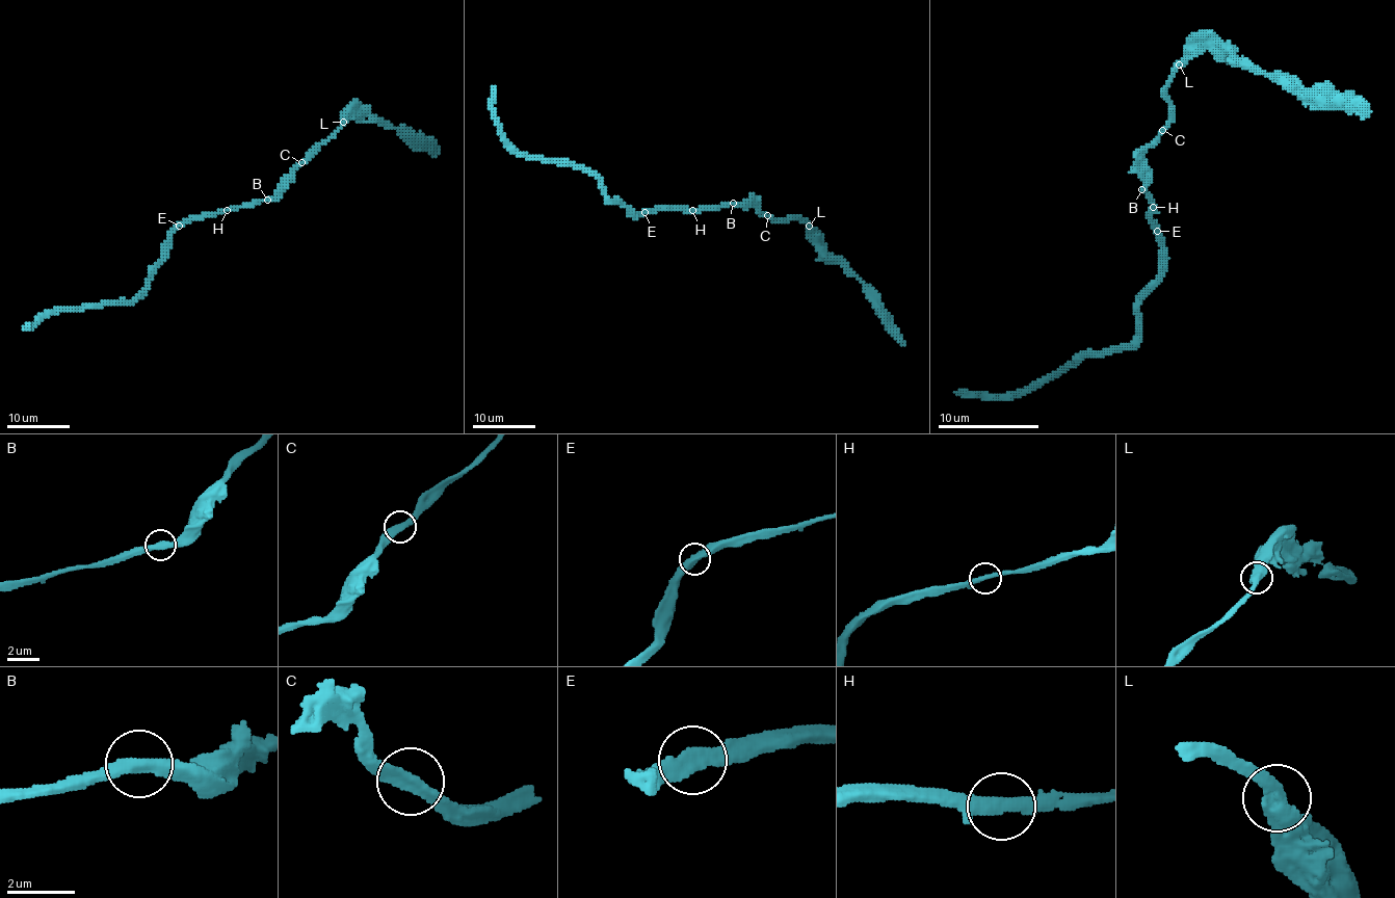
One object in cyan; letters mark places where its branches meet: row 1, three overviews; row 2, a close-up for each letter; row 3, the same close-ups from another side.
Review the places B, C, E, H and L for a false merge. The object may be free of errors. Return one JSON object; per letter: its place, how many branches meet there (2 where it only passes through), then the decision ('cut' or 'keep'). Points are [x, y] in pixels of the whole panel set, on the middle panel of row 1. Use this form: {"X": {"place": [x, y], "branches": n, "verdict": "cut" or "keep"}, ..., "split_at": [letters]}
{"B": {"place": [733, 203], "branches": 2, "verdict": "keep"}, "C": {"place": [767, 215], "branches": 2, "verdict": "keep"}, "E": {"place": [645, 212], "branches": 2, "verdict": "keep"}, "H": {"place": [692, 210], "branches": 2, "verdict": "keep"}, "L": {"place": [809, 226], "branches": 2, "verdict": "keep"}, "split_at": []}

